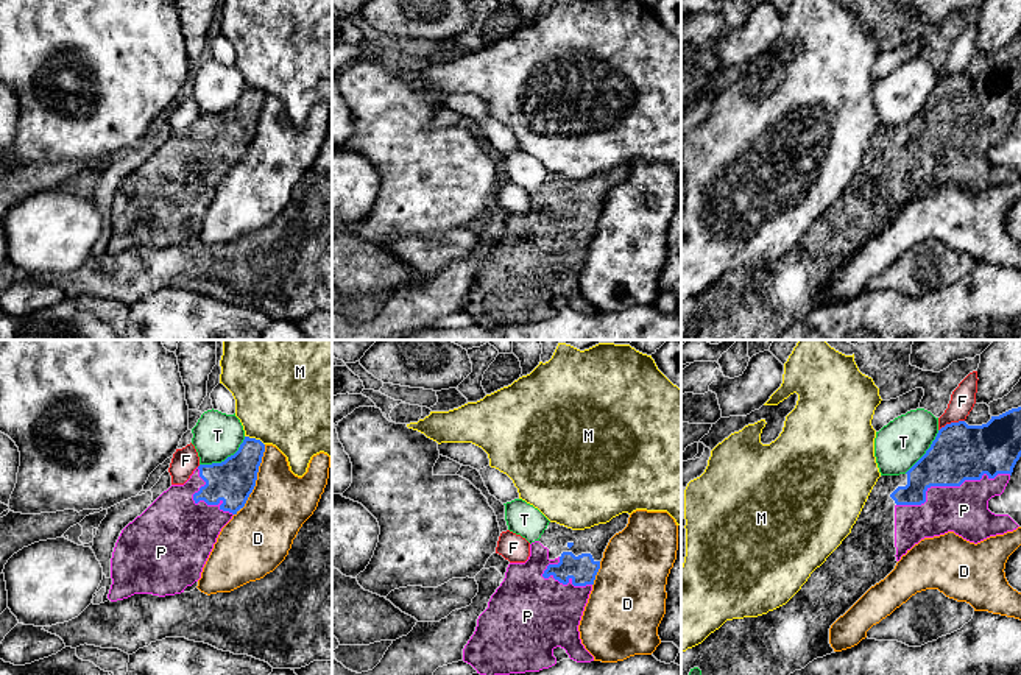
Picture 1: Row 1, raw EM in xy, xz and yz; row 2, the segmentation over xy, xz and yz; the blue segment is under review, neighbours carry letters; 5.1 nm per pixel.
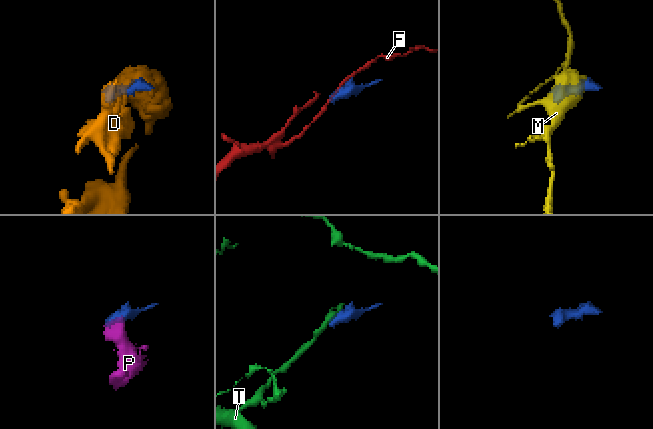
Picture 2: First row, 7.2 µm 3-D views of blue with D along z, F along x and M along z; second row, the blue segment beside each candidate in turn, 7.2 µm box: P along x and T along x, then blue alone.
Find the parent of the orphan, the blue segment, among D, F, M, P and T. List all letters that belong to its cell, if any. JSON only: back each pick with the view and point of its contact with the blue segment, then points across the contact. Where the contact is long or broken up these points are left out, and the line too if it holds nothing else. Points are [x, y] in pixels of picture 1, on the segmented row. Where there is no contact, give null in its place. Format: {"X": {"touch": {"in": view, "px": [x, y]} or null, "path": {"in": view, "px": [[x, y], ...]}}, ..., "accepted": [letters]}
{"P": {"touch": {"in": "yz", "px": [950, 485]}}, "accepted": ["P"]}

